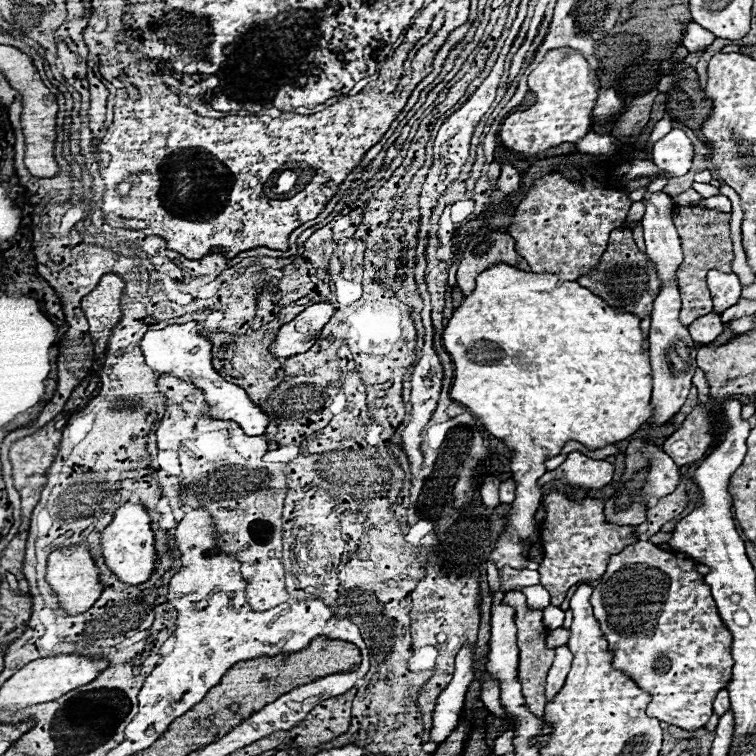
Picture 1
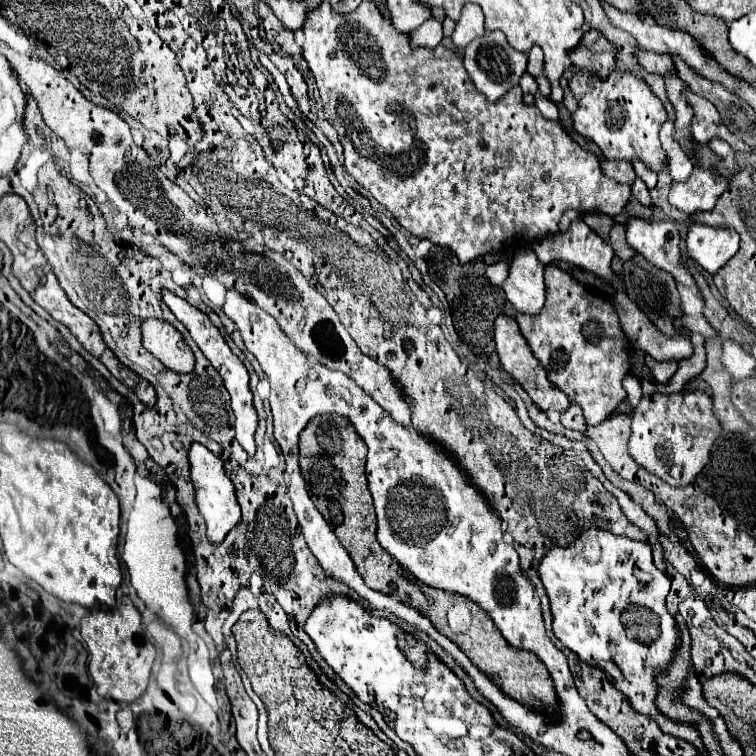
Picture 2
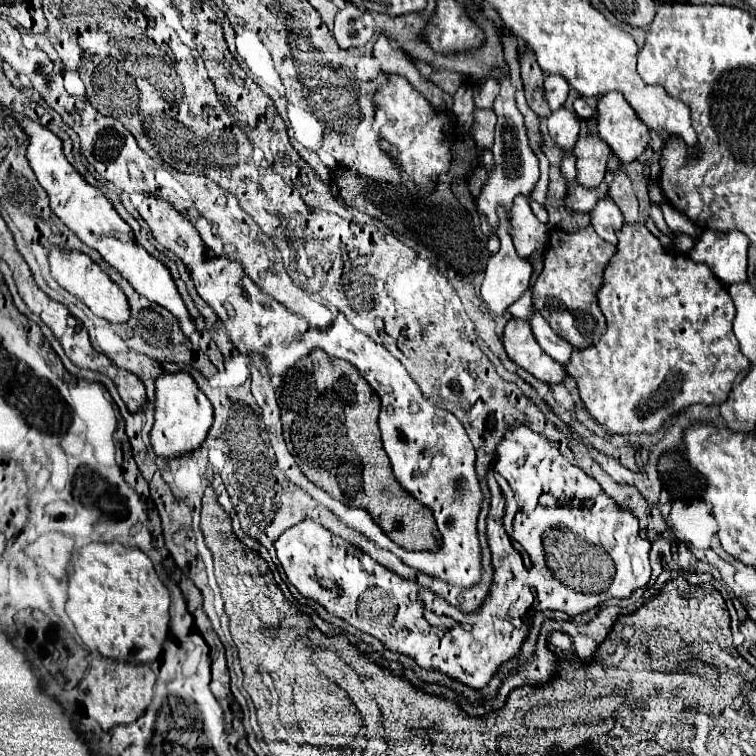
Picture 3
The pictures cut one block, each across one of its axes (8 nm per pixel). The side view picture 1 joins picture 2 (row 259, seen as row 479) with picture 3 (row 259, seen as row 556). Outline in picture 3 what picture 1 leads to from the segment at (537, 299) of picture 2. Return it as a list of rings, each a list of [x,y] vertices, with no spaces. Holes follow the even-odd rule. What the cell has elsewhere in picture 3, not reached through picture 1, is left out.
[[[502,240],[500,252],[488,260],[482,282],[482,298],[490,312],[502,314],[530,286],[532,266],[516,254],[512,240]]]

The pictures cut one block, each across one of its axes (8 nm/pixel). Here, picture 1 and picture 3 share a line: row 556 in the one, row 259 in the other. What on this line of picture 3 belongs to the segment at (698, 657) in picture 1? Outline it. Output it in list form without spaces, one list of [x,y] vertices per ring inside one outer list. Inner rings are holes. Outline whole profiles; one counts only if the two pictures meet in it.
[[[642,220],[634,222],[634,224],[628,224],[624,222],[620,234],[618,234],[618,246],[616,246],[616,254],[612,256],[608,268],[604,270],[604,282],[598,290],[598,306],[606,318],[606,332],[602,334],[602,338],[594,344],[594,346],[588,346],[584,350],[574,350],[572,352],[572,358],[570,358],[570,364],[568,364],[568,374],[576,380],[576,386],[578,386],[578,394],[584,402],[584,408],[590,412],[590,416],[600,424],[604,426],[608,432],[616,432],[616,434],[640,434],[640,432],[646,432],[646,434],[654,434],[660,430],[660,426],[664,424],[664,420],[668,420],[670,416],[682,412],[684,408],[696,404],[696,402],[702,402],[702,404],[722,404],[726,398],[728,398],[728,392],[736,380],[736,376],[744,370],[748,370],[750,362],[748,358],[740,352],[740,346],[736,342],[736,336],[732,334],[732,320],[734,320],[734,302],[728,294],[726,288],[722,288],[720,280],[712,274],[712,270],[704,264],[698,264],[698,262],[690,262],[690,258],[684,258],[684,254],[680,252],[668,252],[660,240],[646,228],[646,224]]]

